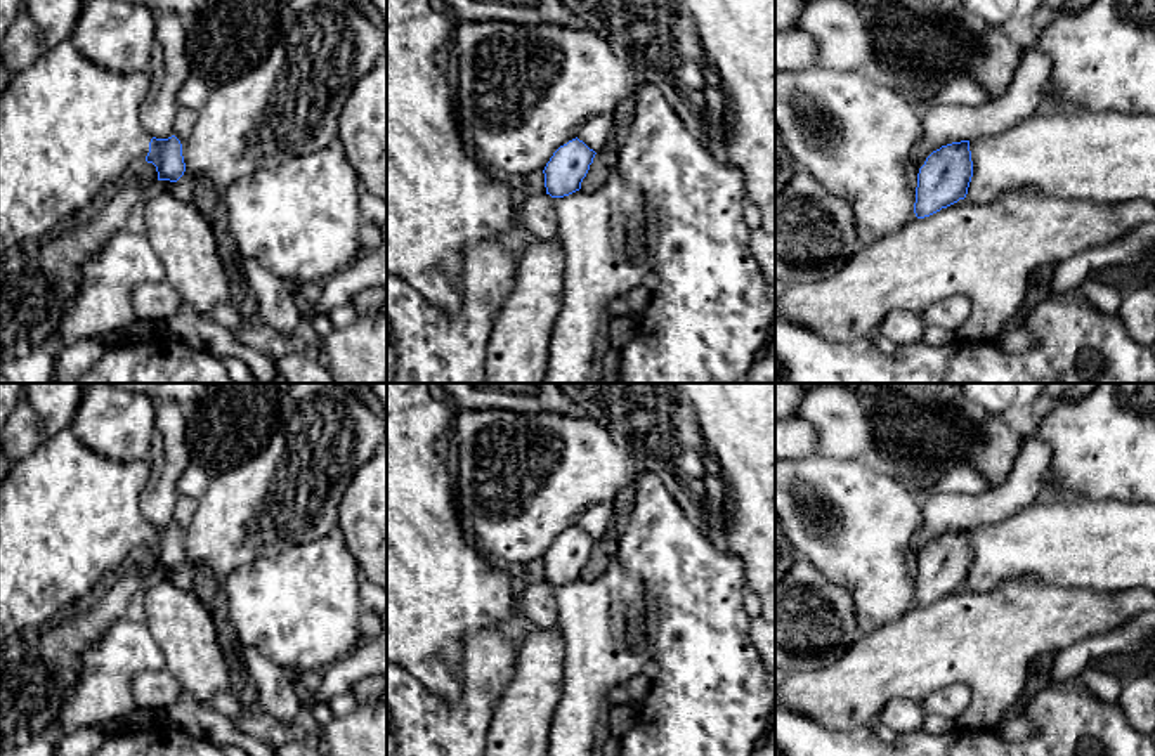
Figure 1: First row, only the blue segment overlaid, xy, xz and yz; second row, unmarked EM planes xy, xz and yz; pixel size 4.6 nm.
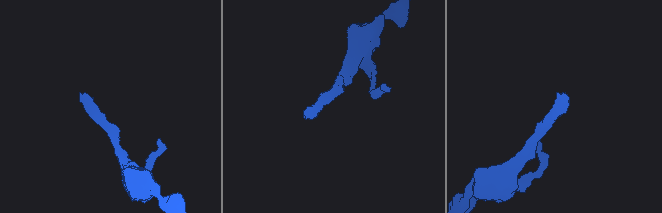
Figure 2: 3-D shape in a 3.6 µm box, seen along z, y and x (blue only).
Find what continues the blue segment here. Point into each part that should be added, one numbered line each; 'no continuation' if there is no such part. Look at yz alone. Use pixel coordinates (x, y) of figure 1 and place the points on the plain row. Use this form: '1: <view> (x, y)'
no continuation

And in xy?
1: xy (68, 515)

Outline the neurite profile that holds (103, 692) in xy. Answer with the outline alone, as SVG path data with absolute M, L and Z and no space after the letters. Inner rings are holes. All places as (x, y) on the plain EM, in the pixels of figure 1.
M127 617L113 622L101 640L83 650L80 661L80 680L64 695L55 718L28 742L0 749L0 756L55 756L59 742L69 733L135 713L139 707L132 692L134 676L144 671L165 669L165 655L147 626Z

